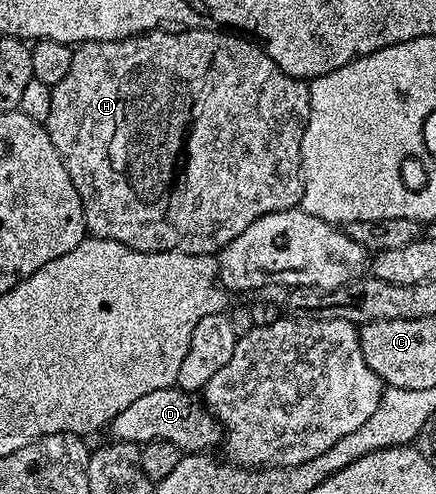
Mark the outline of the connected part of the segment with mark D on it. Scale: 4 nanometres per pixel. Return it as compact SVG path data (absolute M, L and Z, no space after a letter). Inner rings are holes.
M172 387L161 391L149 391L149 395L141 395L141 399L136 399L134 403L129 403L121 415L117 415L111 420L109 426L110 436L117 441L132 441L137 446L144 446L148 441L164 441L173 443L178 449L182 449L184 454L199 455L222 442L225 433L221 428L215 414L207 408L206 404L198 396L186 393L184 389Z

